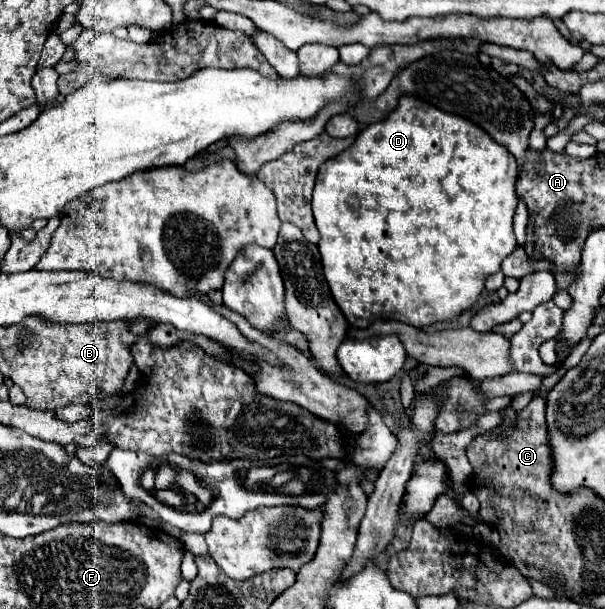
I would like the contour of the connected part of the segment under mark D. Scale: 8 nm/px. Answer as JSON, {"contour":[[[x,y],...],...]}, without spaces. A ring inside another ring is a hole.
{"contour":[[[413,95],[399,97],[397,107],[383,121],[367,125],[357,135],[355,143],[349,149],[325,161],[317,173],[311,207],[317,229],[321,233],[319,253],[323,261],[323,273],[349,325],[361,329],[361,327],[369,327],[375,319],[395,319],[413,327],[427,327],[439,321],[451,321],[463,311],[471,309],[477,303],[481,291],[485,289],[485,279],[497,273],[501,269],[503,259],[511,255],[517,247],[515,233],[513,233],[513,215],[517,209],[515,181],[517,181],[517,161],[507,151],[507,147],[493,141],[493,137],[485,129],[481,129],[479,125],[473,125],[469,119],[457,117],[453,113],[445,113],[443,109],[437,109],[435,105],[429,105]]]}

